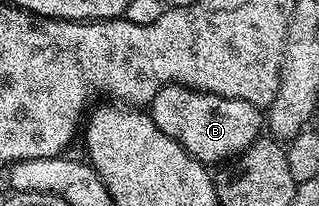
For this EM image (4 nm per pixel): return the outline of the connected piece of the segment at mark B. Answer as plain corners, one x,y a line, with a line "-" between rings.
166,84
151,99
149,115
157,130
169,134
169,138
173,138
173,142
180,144
190,156
208,166
234,160
254,140
260,139
265,128
264,113
249,102
199,92
195,88
186,88
184,84

